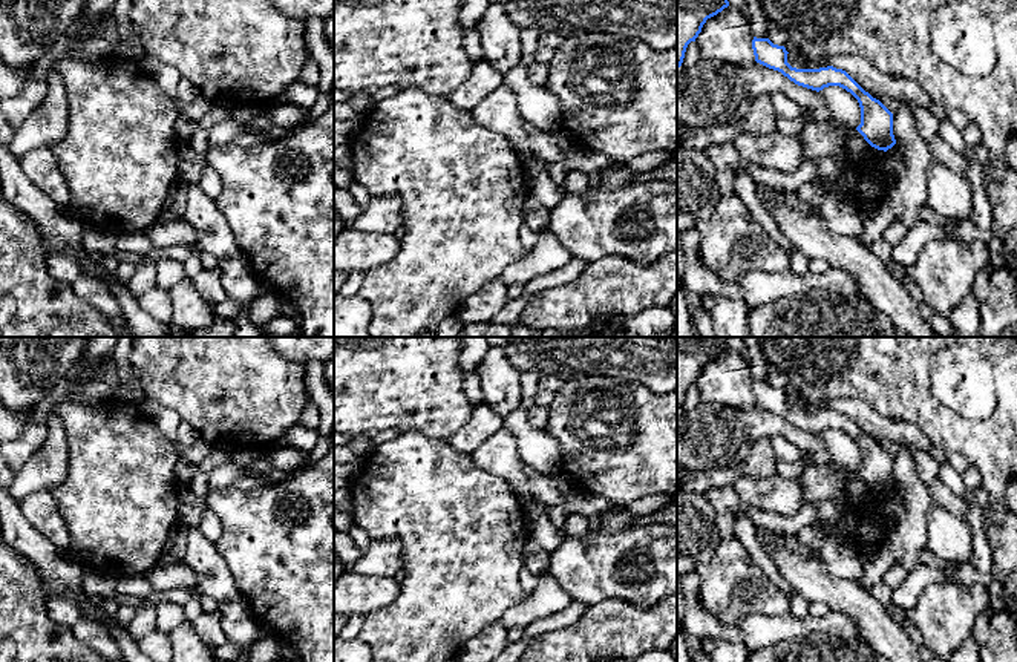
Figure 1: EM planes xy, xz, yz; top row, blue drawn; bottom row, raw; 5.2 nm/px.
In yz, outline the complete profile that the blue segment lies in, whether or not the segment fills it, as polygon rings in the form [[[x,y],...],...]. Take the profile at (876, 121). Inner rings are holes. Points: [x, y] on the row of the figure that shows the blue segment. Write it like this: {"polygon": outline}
{"polygon": [[[769,38],[752,40],[755,61],[781,72],[798,86],[822,90],[829,86],[839,86],[850,92],[861,107],[861,124],[856,130],[875,149],[887,152],[896,144],[893,135],[893,113],[868,92],[865,92],[845,70],[833,66],[819,69],[796,69],[787,63],[784,46],[773,44]]]}

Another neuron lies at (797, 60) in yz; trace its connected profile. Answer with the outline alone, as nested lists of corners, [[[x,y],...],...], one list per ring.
[[[800,51],[787,54],[787,63],[796,69],[819,69],[830,66],[830,60],[809,61]]]

